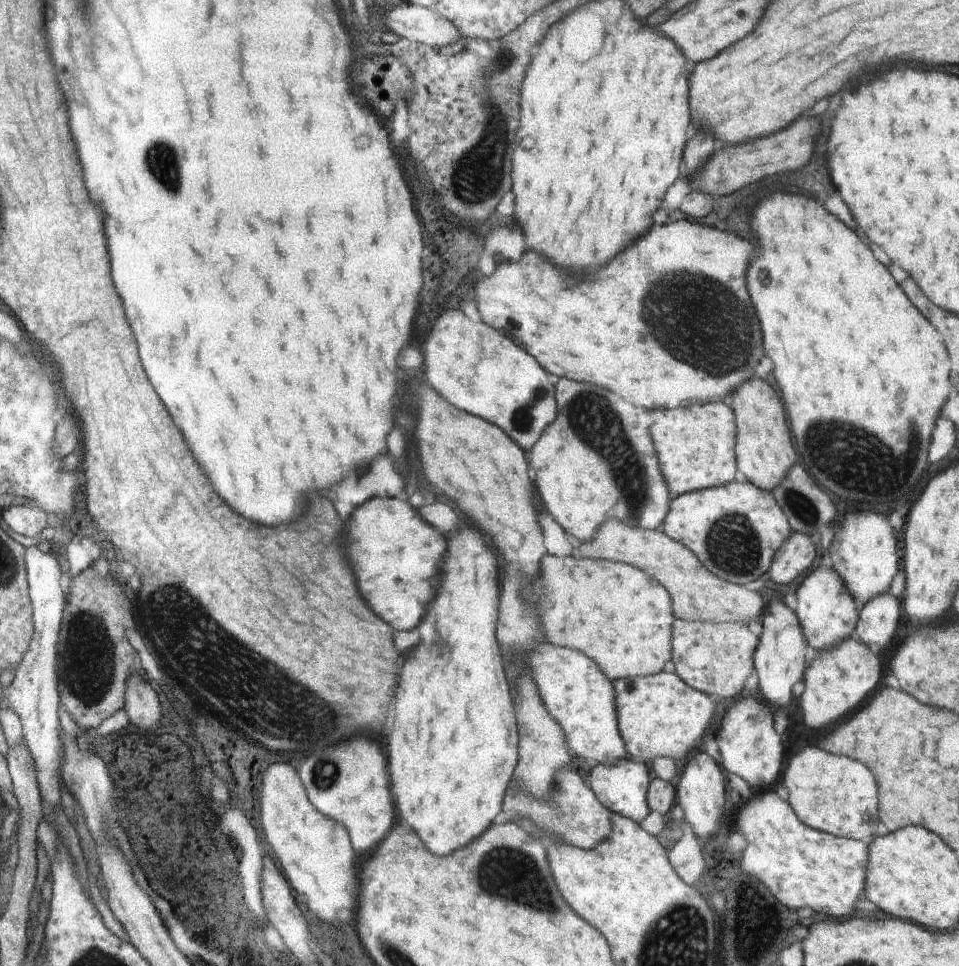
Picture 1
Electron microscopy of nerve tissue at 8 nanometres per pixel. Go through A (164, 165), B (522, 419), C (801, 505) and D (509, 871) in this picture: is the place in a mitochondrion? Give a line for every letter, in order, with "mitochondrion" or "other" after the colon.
A: mitochondrion
B: mitochondrion
C: mitochondrion
D: mitochondrion

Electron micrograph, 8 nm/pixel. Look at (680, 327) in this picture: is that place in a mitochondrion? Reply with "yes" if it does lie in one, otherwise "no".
yes

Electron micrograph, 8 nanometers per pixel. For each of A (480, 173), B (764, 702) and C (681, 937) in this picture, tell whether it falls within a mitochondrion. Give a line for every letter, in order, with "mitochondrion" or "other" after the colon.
A: mitochondrion
B: other
C: mitochondrion

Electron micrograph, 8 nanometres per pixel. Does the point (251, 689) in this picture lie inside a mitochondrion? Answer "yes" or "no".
yes

